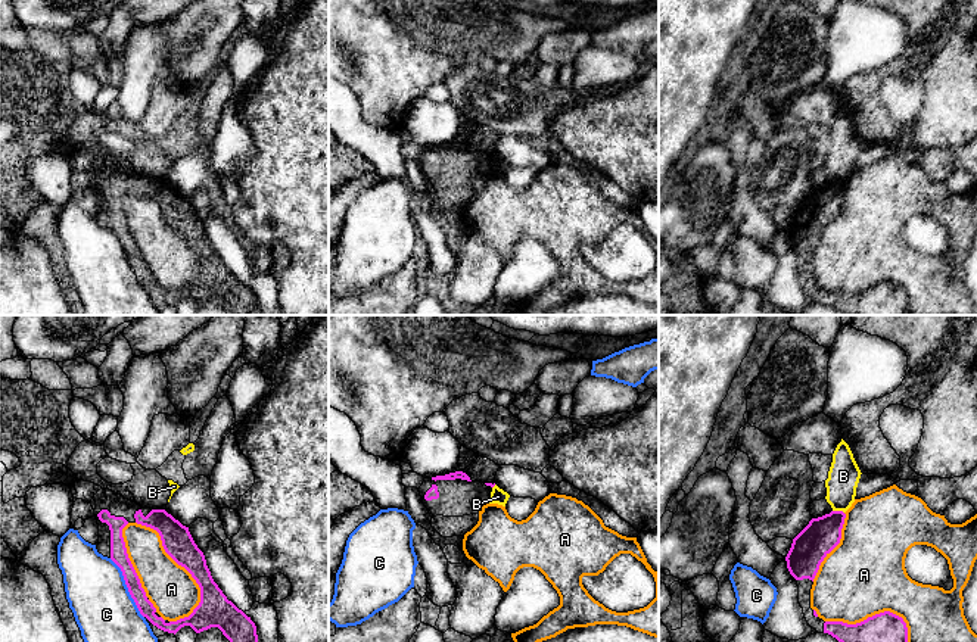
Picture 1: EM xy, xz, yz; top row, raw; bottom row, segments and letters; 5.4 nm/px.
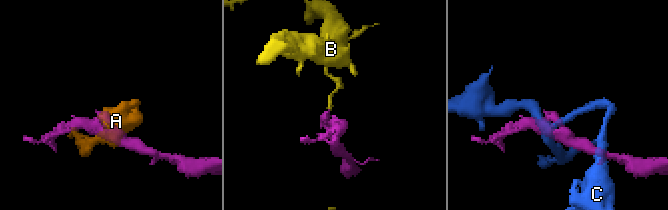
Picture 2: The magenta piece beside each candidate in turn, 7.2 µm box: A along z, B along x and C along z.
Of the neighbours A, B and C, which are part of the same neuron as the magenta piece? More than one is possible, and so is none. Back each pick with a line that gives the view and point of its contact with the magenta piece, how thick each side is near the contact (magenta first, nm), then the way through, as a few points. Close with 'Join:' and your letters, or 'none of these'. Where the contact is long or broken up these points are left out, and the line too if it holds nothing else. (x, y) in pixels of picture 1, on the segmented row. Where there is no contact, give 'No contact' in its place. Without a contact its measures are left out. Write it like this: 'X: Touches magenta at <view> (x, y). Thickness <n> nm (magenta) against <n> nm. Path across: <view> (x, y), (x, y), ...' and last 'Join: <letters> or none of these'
Join: none of these

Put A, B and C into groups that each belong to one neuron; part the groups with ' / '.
A / B / C

